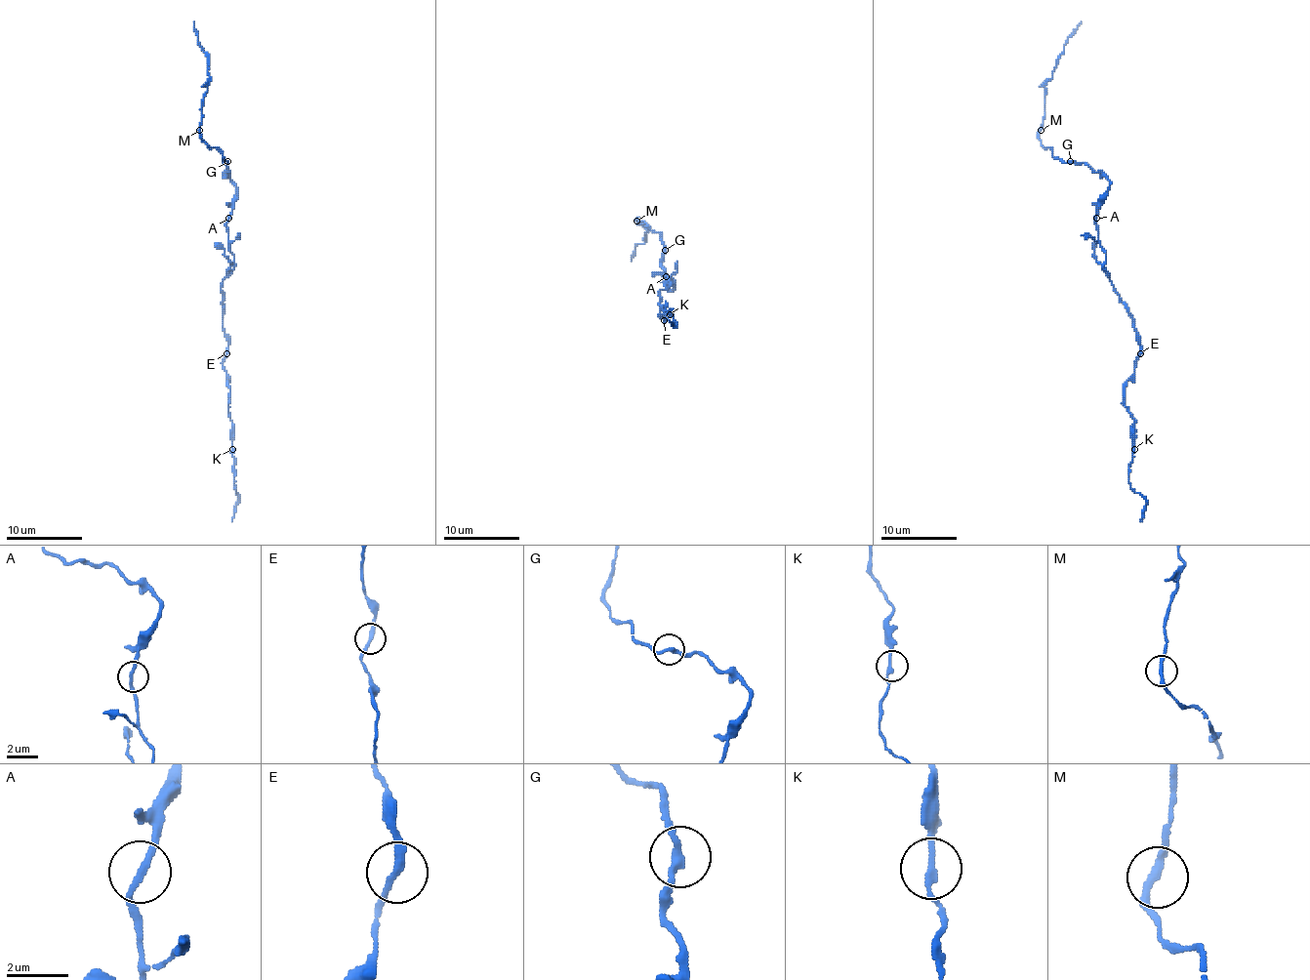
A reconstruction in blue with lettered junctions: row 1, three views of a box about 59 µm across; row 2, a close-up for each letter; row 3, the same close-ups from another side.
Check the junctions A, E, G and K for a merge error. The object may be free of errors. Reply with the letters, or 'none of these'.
none of these

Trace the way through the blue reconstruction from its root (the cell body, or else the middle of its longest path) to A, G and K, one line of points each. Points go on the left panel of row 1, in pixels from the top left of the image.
A: (230, 249), (228, 218)
G: (230, 249), (226, 220), (232, 210), (236, 183), (228, 176), (225, 165), (228, 161)
K: (230, 249), (234, 269), (223, 281), (221, 293), (223, 331), (228, 342), (223, 369), (230, 387), (232, 449)

